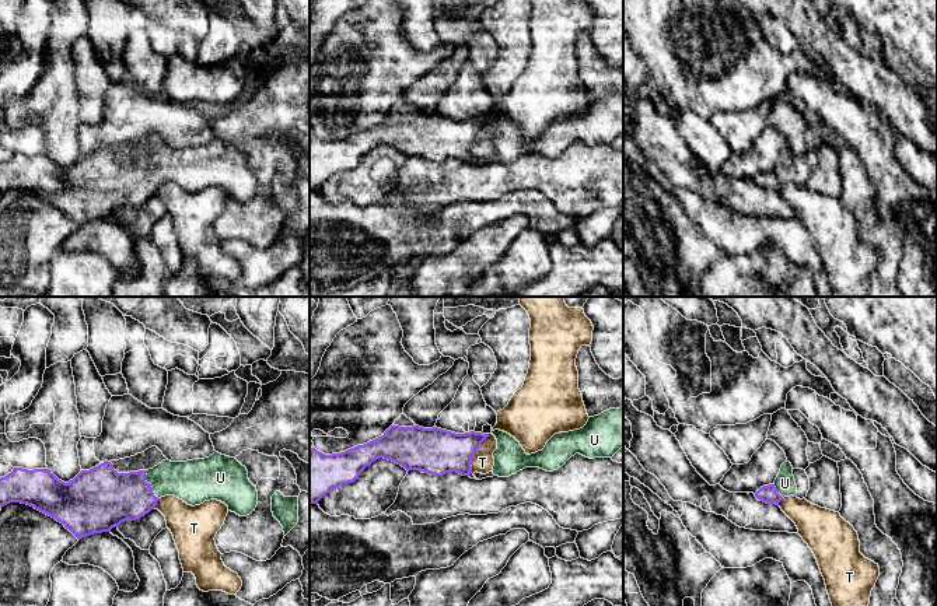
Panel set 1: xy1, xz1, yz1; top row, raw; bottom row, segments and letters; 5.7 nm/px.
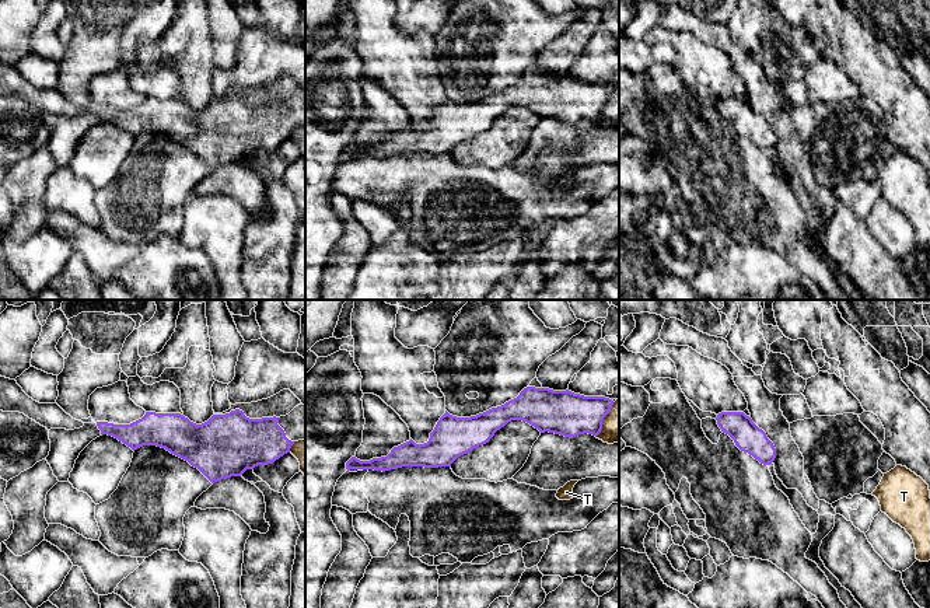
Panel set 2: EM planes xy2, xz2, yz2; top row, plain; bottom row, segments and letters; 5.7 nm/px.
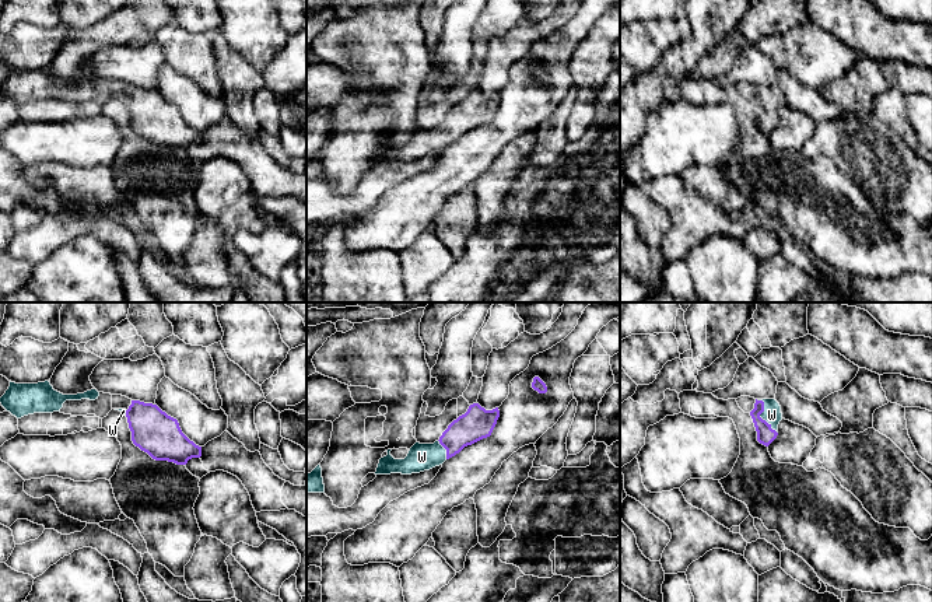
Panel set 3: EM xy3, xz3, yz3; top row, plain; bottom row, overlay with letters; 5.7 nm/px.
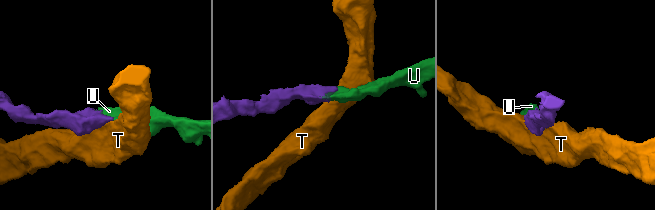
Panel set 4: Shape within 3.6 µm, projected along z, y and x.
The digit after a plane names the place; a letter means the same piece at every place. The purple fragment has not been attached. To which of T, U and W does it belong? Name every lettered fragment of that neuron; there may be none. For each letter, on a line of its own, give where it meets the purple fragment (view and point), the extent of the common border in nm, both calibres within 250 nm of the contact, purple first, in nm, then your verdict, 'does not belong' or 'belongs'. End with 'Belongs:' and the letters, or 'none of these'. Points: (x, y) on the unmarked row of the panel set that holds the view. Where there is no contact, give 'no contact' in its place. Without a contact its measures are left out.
T: contact xz1 (474, 142); length 260 nm; calibres 260 and 120 nm; does not belong
U: contact xy1 (150, 171); length 190 nm; calibres 300 and 260 nm; belongs
W: contact yz3 (760, 100); length 240 nm; calibres 100 and 100 nm; belongs
Belongs: U, W

